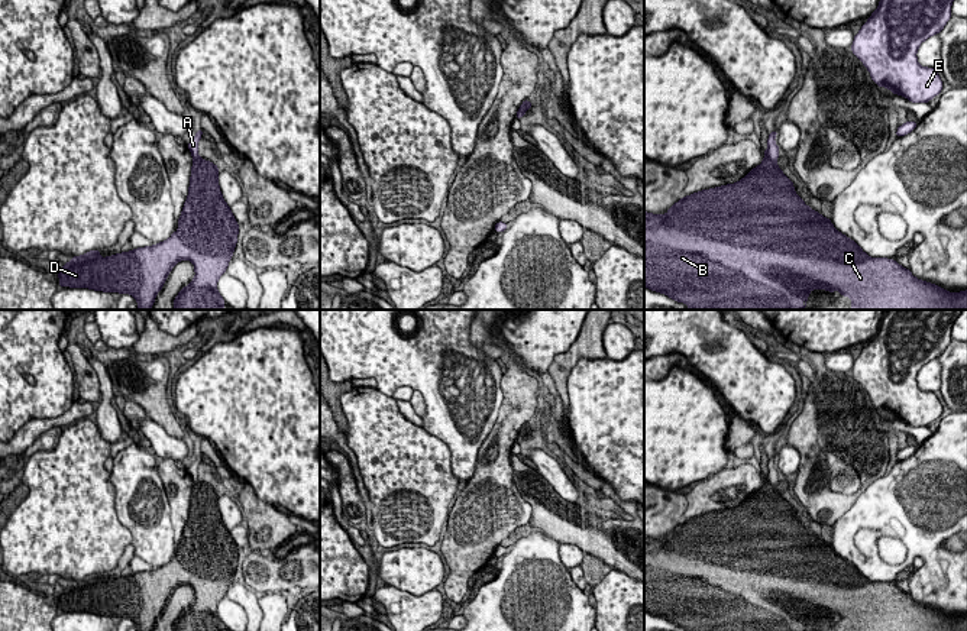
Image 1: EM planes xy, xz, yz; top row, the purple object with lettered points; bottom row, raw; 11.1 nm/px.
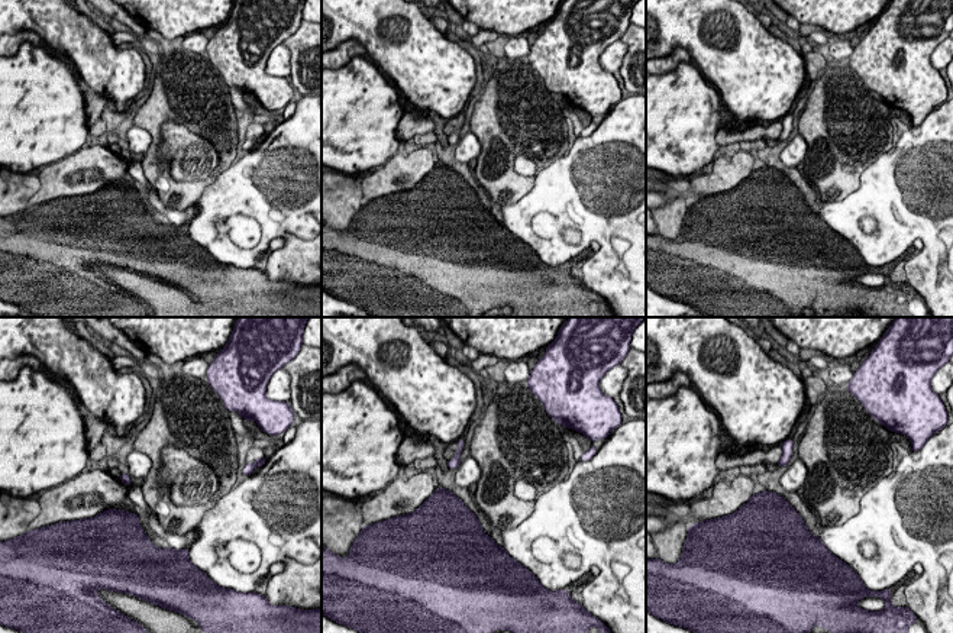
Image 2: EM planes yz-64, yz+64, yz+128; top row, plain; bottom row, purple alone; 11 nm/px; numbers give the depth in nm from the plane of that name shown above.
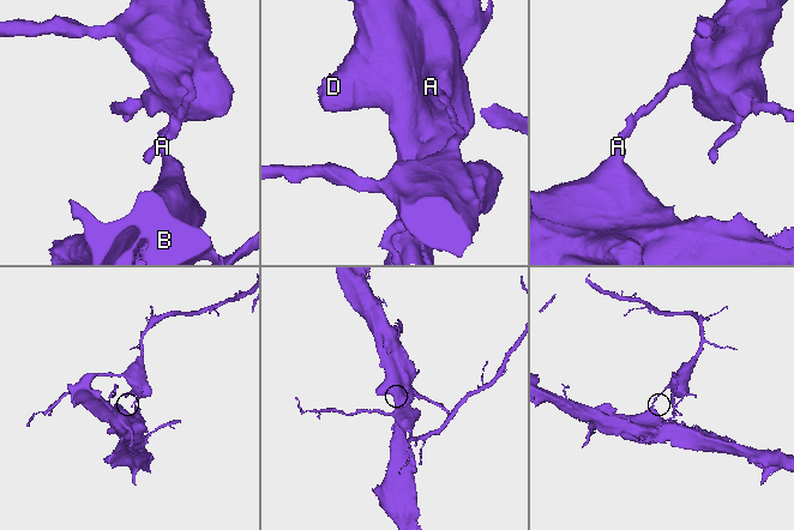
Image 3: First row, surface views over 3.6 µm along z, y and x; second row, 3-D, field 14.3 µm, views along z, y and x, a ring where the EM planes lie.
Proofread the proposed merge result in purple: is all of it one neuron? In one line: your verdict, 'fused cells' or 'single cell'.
fused cells

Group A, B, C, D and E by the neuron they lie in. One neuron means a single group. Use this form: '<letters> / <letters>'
A E / B C D

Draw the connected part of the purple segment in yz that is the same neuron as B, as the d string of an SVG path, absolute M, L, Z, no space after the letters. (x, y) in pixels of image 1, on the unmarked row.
M766 476L763 486L735 508L702 514L683 521L666 538L644 535L644 611L662 617L679 628L686 627L688 631L806 631L812 614L827 614L829 617L838 614L843 621L848 619L851 622L851 631L967 631L967 614L948 617L938 609L915 602L909 593L893 583L870 582L864 577L856 566L840 557L829 543L803 527L795 517L793 507Z

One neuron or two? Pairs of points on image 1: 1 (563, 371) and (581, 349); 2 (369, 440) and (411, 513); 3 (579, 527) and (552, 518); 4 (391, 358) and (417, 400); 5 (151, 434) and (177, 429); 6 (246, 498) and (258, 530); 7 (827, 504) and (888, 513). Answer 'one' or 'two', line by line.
1: one
2: one
3: one
4: two
5: two
6: one
7: two

